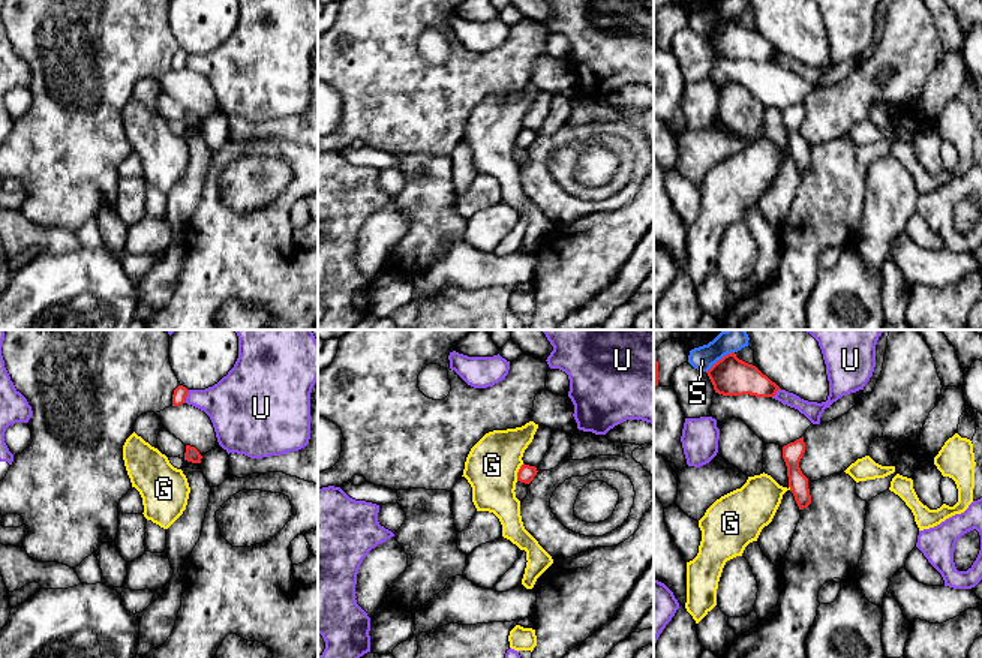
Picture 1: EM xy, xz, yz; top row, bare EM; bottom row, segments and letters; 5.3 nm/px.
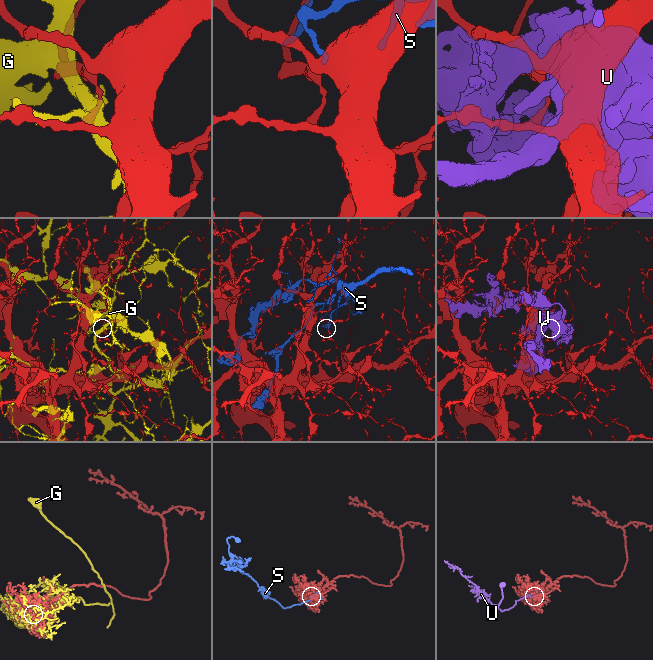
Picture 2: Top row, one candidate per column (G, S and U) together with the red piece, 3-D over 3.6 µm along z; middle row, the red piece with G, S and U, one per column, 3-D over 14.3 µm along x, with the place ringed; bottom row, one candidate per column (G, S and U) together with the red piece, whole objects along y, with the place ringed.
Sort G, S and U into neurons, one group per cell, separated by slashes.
G / S / U

